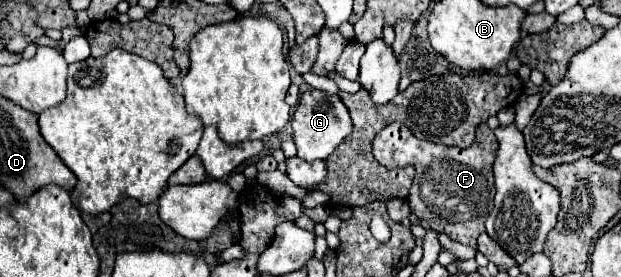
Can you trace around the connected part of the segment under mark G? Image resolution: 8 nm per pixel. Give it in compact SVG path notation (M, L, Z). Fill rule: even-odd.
M308 90L300 96L300 102L292 116L292 130L298 156L308 162L314 162L314 160L326 160L336 150L336 146L352 132L352 120L346 104L340 100L338 94Z

